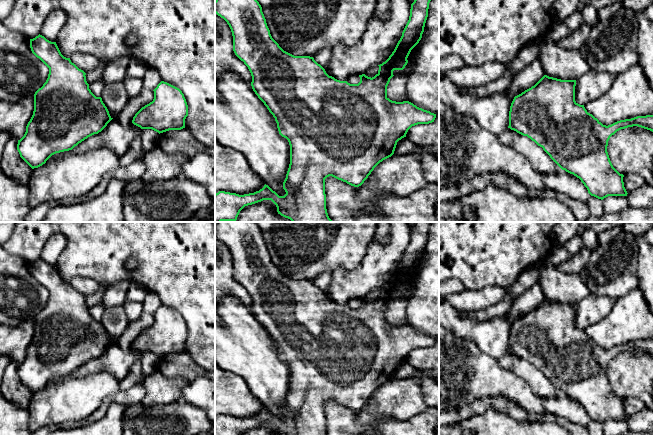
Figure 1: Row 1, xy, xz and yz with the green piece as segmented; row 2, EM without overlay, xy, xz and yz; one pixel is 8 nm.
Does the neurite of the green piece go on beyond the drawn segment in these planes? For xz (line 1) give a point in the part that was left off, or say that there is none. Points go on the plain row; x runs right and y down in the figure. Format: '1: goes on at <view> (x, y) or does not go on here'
1: does not go on here

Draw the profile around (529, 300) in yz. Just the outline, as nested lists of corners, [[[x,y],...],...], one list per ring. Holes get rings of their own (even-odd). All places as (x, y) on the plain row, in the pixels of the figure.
[[[537,281],[522,295],[518,296],[512,303],[511,308],[505,316],[518,316],[534,310],[545,299],[542,287]]]

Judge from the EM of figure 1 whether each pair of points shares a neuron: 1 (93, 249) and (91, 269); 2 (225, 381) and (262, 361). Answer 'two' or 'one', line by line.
1: one
2: two

